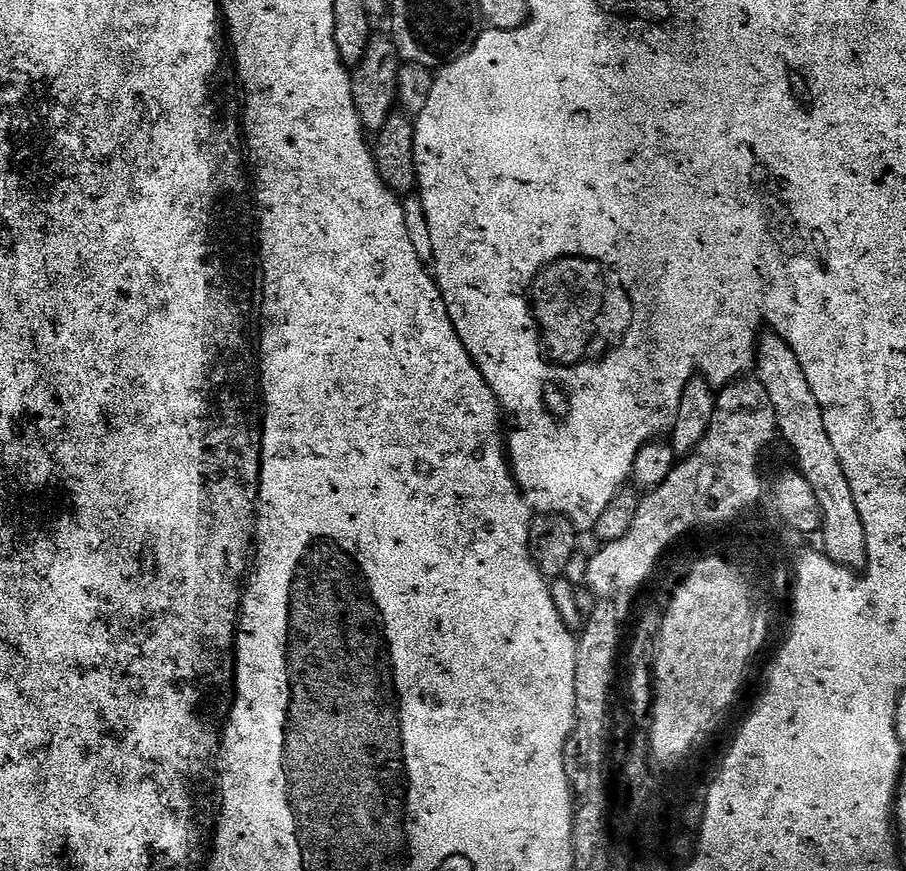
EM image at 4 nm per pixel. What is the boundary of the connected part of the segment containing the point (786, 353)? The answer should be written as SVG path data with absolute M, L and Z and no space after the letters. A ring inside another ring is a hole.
M768 334L763 337L762 351L758 356L758 379L764 384L766 392L774 404L779 435L792 447L792 452L796 455L795 467L813 487L818 506L821 507L822 537L824 536L823 555L827 559L829 556L836 563L833 565L840 570L867 569L866 530L862 526L862 514L858 514L858 506L854 502L854 490L850 490L846 470L842 470L842 462L838 462L834 442L830 442L830 434L826 434L826 422L822 422L822 410L818 398L814 398L814 390L810 390L810 382L806 382L806 370L802 370L802 362L798 362L798 354L794 354L792 347L780 336Z

